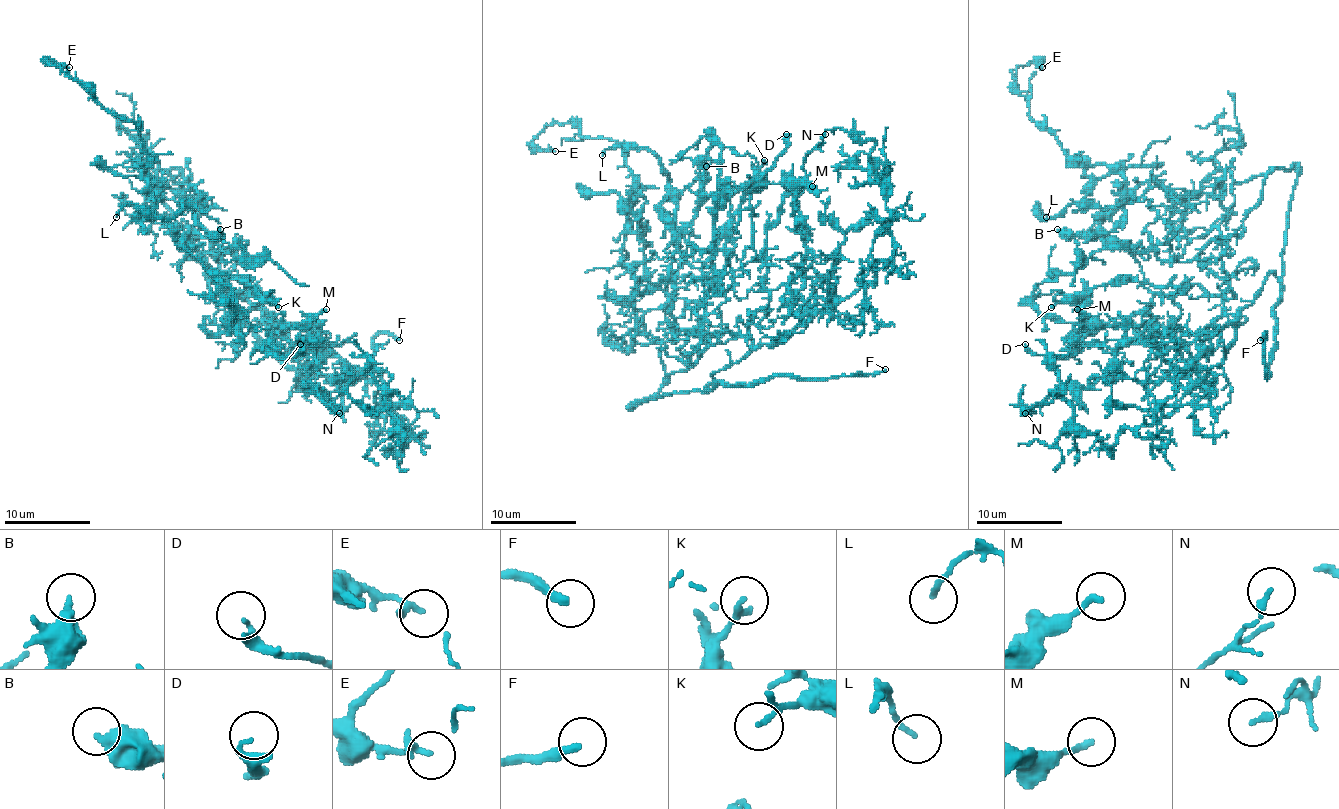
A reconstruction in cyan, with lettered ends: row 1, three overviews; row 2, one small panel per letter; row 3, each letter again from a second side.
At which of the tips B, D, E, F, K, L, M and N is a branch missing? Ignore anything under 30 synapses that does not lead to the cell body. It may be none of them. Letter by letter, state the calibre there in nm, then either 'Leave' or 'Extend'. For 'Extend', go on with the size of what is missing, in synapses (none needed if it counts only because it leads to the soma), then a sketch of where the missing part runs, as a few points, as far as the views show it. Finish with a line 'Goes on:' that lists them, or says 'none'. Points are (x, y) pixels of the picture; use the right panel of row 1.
B: Thickness 360 nm. Leave
D: Thickness 140 nm. Leave
E: Thickness 150 nm. Leave
F: Thickness 260 nm. Extend. Course of what is missing: (1260, 340), (1275, 322), (1293, 357), (1321, 357), (1329, 363), (1325, 368), (1325, 361), (1332, 366)
K: Thickness 110 nm. Leave
L: Thickness 140 nm. Leave
M: Thickness 190 nm. Leave
N: Thickness 180 nm. Leave
Goes on: F

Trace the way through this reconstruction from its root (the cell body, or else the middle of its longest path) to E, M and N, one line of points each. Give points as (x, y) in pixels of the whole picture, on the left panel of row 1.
E: (177, 229), (147, 169), (179, 171), (157, 171), (181, 195), (164, 199), (140, 130), (47, 63), (69, 67)
M: (177, 229), (190, 249), (209, 253), (220, 275), (227, 273), (227, 281), (278, 331), (304, 327), (326, 309)
N: (177, 229), (278, 322), (330, 342), (319, 337), (306, 381), (339, 413)

